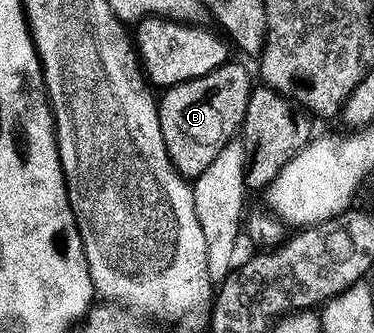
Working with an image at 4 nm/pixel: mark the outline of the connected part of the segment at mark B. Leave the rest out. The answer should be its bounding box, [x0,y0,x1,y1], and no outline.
[156,62,254,178]

